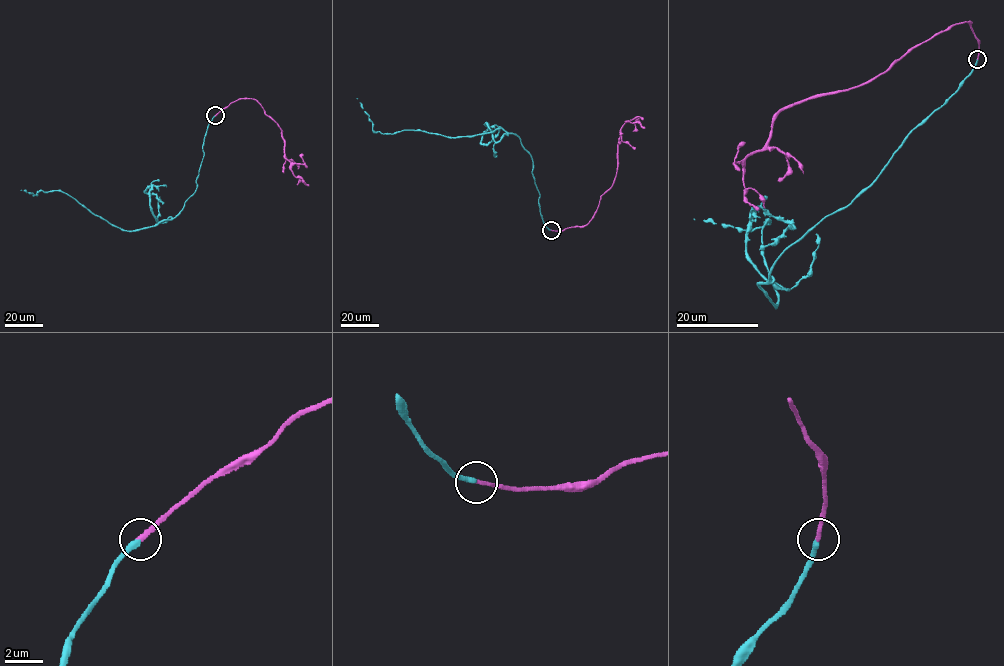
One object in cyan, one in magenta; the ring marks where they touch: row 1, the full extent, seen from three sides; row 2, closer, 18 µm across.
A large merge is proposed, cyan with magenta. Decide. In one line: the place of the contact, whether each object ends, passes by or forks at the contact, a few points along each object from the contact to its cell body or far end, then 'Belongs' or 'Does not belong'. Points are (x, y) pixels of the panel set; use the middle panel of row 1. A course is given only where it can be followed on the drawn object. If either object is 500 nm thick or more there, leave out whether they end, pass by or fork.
Place: (551, 230). At the ring cyan ends. At the ring magenta ends. Course of cyan: (551, 230), (540, 213), (532, 158), (517, 135), (501, 128), (456, 137), (383, 134), (372, 130), (357, 98). Course of magenta: (551, 230), (585, 226), (600, 197), (614, 181), (622, 125), (627, 121), (638, 122), (644, 128). Belongs

